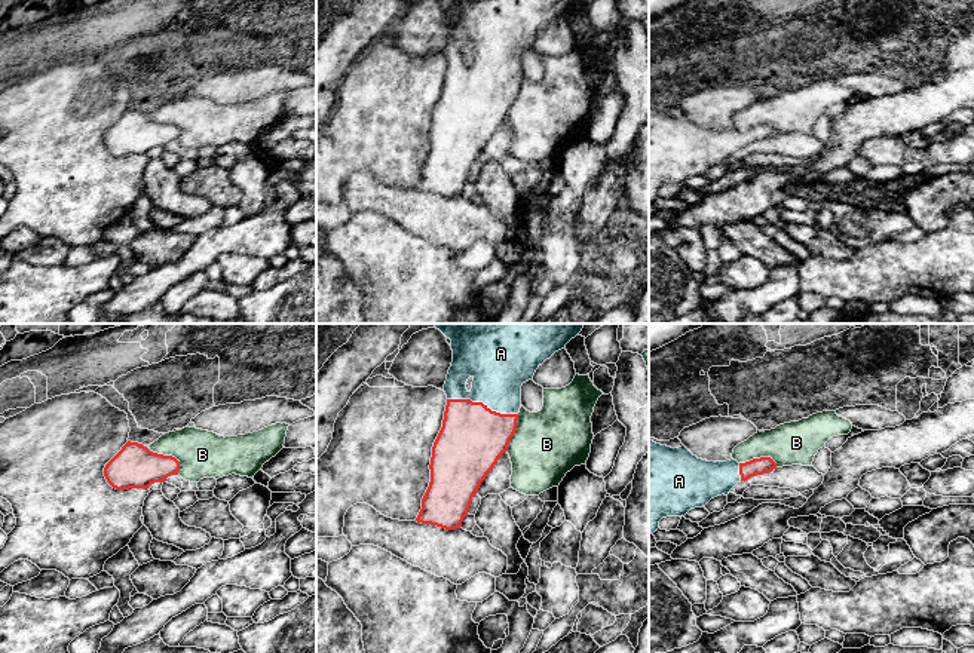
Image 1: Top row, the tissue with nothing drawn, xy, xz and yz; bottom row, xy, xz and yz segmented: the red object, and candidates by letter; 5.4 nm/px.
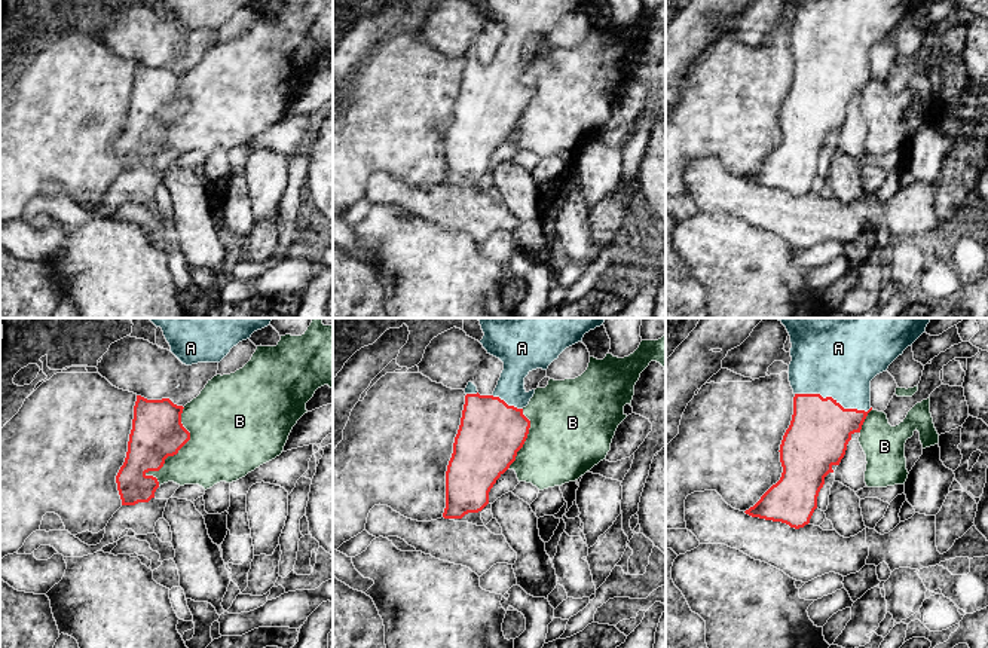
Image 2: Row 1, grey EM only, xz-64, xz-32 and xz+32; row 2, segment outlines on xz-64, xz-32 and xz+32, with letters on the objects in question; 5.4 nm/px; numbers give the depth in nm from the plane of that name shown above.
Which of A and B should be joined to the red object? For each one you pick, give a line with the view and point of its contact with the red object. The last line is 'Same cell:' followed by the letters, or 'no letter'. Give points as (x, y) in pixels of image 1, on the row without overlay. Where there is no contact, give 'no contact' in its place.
A: contact xz (481, 70)
Same cell: A

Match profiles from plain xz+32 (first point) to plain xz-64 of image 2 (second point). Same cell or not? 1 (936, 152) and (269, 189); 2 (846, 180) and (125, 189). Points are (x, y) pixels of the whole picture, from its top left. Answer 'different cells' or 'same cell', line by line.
1: same cell
2: different cells

